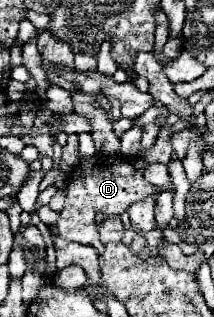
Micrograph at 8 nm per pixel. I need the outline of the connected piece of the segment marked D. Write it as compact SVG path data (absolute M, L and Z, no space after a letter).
M96 153L90 159L80 159L80 163L74 167L72 173L72 183L66 187L66 205L60 211L60 221L58 221L58 233L64 239L78 241L78 243L88 243L96 247L100 253L104 251L102 241L98 239L98 229L94 225L94 213L104 211L108 215L122 215L132 203L156 195L158 187L150 185L142 171L136 171L132 167L132 159L126 159L122 155L108 155L108 153Z

